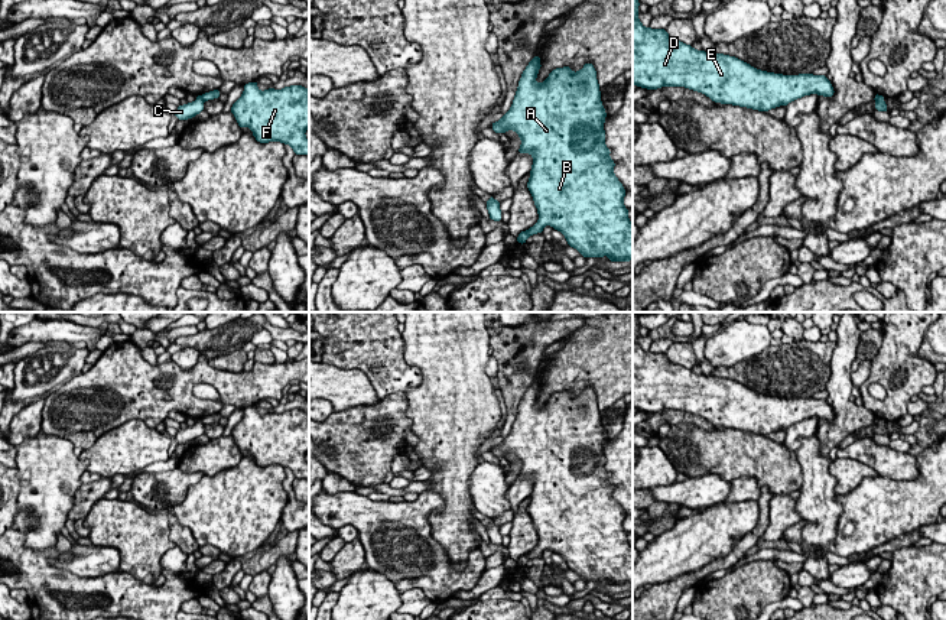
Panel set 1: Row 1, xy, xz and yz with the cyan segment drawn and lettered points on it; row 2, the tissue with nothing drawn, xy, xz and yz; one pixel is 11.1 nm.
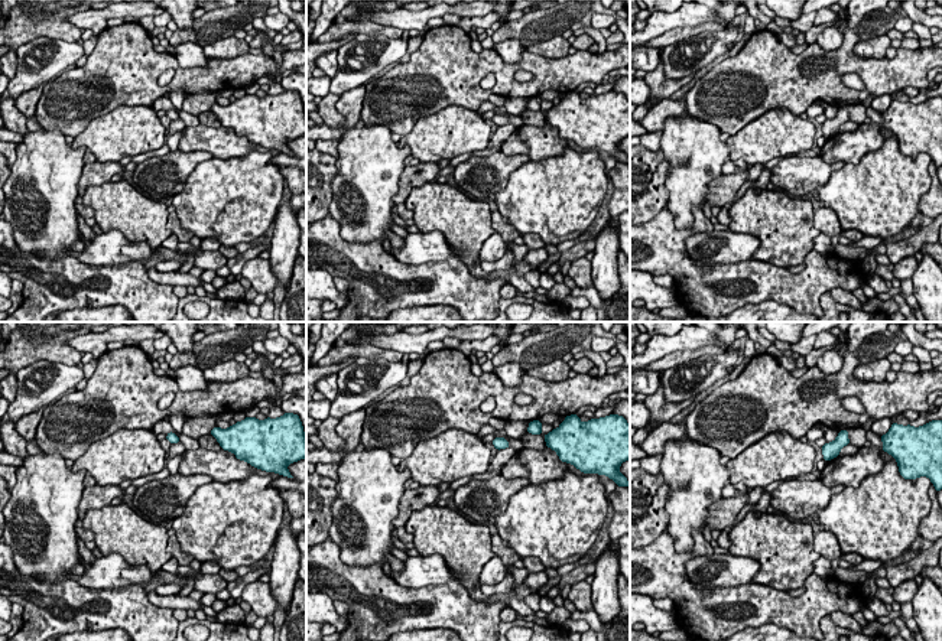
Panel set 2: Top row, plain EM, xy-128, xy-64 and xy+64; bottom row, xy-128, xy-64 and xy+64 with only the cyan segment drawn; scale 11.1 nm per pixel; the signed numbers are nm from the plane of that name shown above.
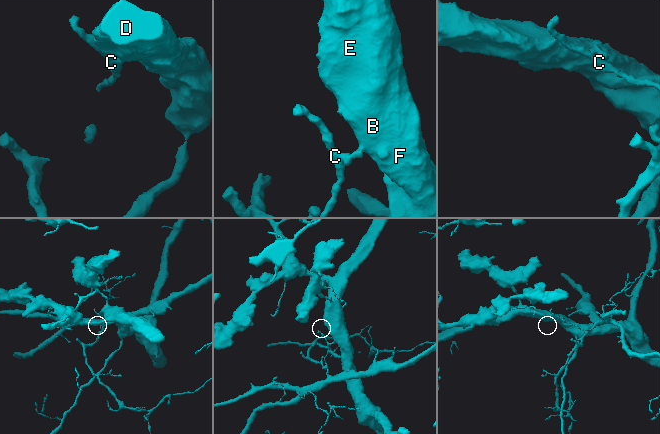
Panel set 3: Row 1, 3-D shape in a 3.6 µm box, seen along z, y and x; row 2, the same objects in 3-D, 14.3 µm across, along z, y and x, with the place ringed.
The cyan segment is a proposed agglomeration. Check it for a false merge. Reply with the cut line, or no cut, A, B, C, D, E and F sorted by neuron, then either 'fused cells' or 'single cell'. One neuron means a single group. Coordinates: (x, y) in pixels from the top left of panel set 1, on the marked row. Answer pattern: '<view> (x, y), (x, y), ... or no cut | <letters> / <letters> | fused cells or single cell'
xy (201, 96), (205, 100) | A B D E F / C | fused cells

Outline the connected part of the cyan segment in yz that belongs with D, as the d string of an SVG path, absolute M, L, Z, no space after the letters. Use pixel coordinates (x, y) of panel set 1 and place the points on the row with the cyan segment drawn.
M633 0L633 84L641 88L686 87L699 91L715 103L768 111L778 106L817 94L830 98L835 91L825 75L783 75L765 72L729 55L696 51L692 45L673 40L666 29L644 27L638 20L638 0Z

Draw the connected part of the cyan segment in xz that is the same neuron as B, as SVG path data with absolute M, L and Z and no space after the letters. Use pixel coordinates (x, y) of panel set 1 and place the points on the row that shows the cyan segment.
M534 55L521 74L511 108L491 124L495 134L514 130L521 139L517 153L533 156L527 188L534 199L539 221L526 233L543 233L546 225L552 225L565 236L568 246L586 259L608 256L608 262L630 262L633 223L624 207L625 189L612 172L615 162L605 146L607 113L601 103L594 64L585 64L578 72L569 66L556 68L537 84L540 68L540 58Z

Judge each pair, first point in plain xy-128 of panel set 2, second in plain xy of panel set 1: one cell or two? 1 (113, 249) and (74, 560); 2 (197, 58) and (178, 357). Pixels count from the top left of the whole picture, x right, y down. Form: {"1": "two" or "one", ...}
{"1": "one", "2": "one"}

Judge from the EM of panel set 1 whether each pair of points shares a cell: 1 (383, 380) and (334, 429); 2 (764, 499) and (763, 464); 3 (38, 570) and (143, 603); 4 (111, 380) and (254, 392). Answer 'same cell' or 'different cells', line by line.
1: different cells
2: different cells
3: same cell
4: same cell

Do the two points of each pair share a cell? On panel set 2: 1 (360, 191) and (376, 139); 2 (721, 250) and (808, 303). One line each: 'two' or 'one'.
1: one
2: two

